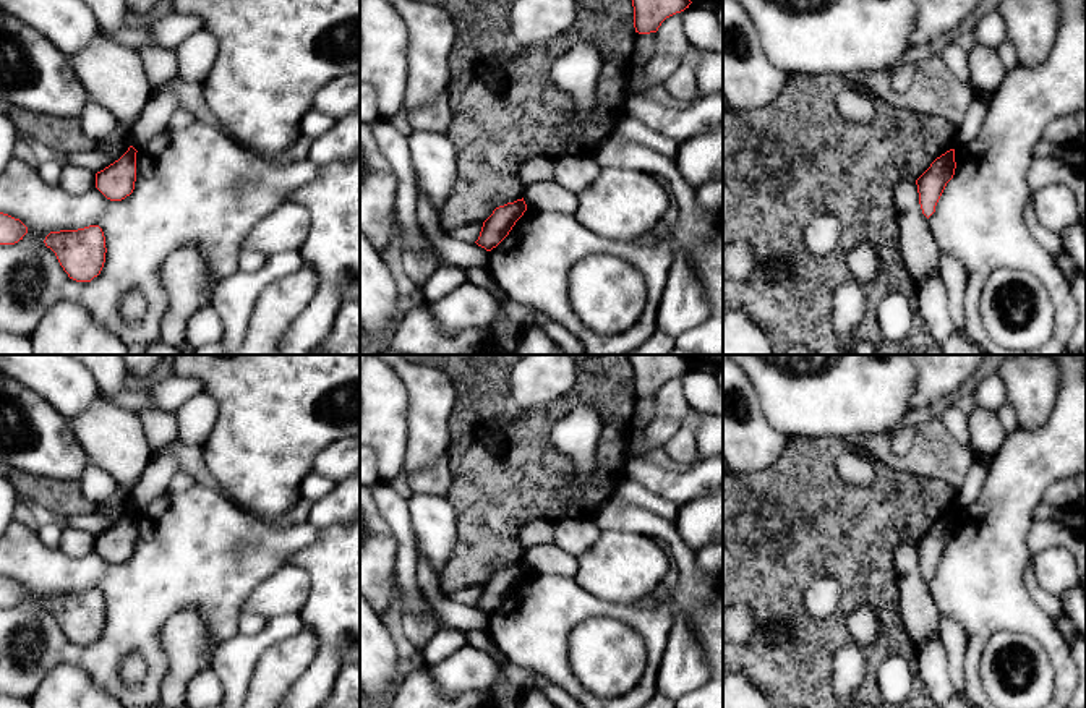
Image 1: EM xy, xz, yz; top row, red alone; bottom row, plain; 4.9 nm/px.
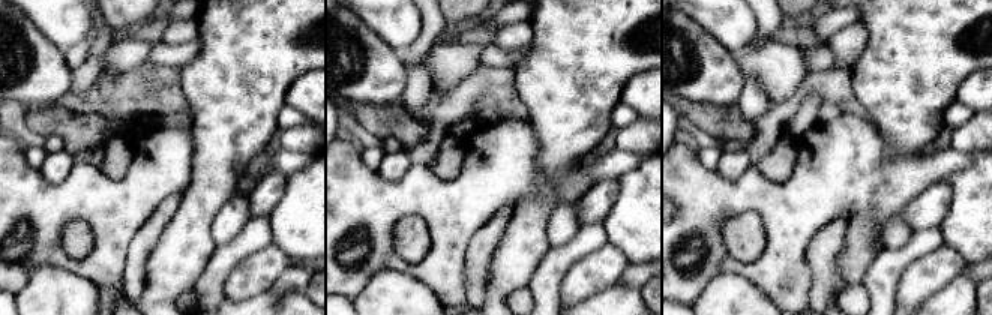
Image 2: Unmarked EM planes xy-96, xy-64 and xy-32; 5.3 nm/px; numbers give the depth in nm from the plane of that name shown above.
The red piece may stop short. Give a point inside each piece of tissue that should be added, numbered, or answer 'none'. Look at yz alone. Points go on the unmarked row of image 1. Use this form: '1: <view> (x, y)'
none

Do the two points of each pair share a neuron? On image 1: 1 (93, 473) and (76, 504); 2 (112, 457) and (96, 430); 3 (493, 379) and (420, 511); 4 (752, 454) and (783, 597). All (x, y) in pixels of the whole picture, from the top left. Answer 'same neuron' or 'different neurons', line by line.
1: different neurons
2: same neuron
3: different neurons
4: different neurons

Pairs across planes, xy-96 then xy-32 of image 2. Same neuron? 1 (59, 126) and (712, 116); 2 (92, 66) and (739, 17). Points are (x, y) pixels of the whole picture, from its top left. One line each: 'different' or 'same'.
1: same
2: same

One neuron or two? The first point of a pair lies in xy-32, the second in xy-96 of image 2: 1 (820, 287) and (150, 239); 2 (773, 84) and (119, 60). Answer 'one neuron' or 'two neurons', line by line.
1: one neuron
2: one neuron

